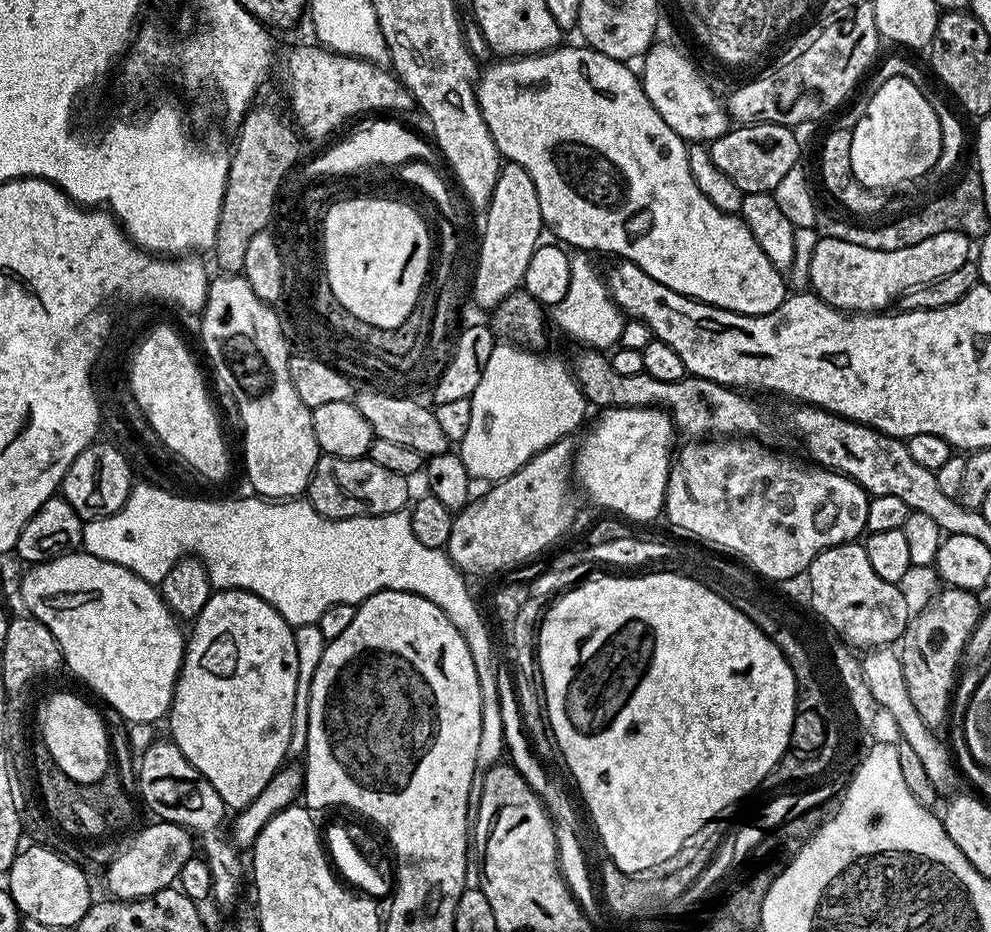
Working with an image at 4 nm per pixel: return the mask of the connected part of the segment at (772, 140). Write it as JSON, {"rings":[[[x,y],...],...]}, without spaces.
{"rings":[[[746,124],[733,127],[726,135],[711,141],[707,149],[714,166],[718,166],[718,170],[722,170],[722,174],[726,174],[726,178],[730,178],[741,192],[775,193],[778,182],[782,182],[782,178],[801,163],[800,140],[792,132],[795,131],[787,124]]]}

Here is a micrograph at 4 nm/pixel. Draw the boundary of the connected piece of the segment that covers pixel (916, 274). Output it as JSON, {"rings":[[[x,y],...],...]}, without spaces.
{"rings":[[[961,232],[934,234],[917,244],[894,246],[890,250],[870,250],[870,246],[854,246],[854,242],[825,236],[818,240],[810,259],[809,285],[820,299],[841,312],[880,314],[891,309],[901,296],[933,284],[969,263],[971,248],[973,251],[973,241]]]}

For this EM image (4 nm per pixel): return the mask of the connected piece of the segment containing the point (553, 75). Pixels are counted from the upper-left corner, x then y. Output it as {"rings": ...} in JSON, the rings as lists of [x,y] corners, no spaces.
{"rings":[[[557,46],[550,52],[541,52],[539,56],[518,56],[515,58],[497,59],[495,61],[497,64],[489,63],[487,65],[489,68],[485,70],[484,77],[482,77],[482,72],[478,83],[475,85],[478,106],[481,107],[482,116],[484,116],[486,124],[490,128],[490,134],[493,135],[494,142],[497,144],[497,150],[500,151],[501,157],[503,157],[507,163],[522,166],[522,170],[526,170],[526,174],[530,174],[530,178],[534,178],[534,186],[538,190],[538,206],[542,210],[542,218],[544,219],[544,228],[547,229],[547,231],[552,231],[553,234],[557,236],[553,237],[555,237],[555,239],[559,241],[561,245],[567,246],[569,249],[576,248],[572,250],[579,250],[584,254],[593,254],[592,252],[613,252],[613,257],[634,262],[639,266],[639,268],[646,270],[646,274],[650,274],[650,278],[654,278],[658,282],[662,282],[662,286],[670,286],[670,290],[678,290],[678,294],[690,296],[694,300],[701,300],[703,304],[713,304],[714,306],[725,308],[731,312],[737,312],[743,316],[765,316],[774,310],[778,310],[778,306],[782,306],[782,302],[784,301],[784,297],[786,295],[785,277],[782,275],[780,270],[774,267],[770,258],[763,253],[761,246],[754,238],[754,234],[751,233],[741,217],[730,212],[718,210],[718,206],[714,206],[714,202],[710,202],[710,198],[706,198],[706,194],[702,194],[702,190],[698,190],[698,186],[694,182],[694,174],[690,170],[690,153],[688,153],[689,145],[685,143],[685,141],[681,140],[678,134],[674,134],[674,130],[670,130],[670,126],[666,126],[666,122],[662,122],[662,118],[658,114],[658,110],[654,110],[654,106],[650,102],[650,98],[646,98],[641,77],[637,75],[637,73],[635,76],[635,74],[628,69],[631,67],[629,67],[627,63],[607,57],[606,54],[596,52],[592,47],[564,47],[565,46]]]}

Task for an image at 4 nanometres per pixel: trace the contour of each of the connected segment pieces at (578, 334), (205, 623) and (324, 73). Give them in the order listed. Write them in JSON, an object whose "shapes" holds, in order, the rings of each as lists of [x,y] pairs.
{"shapes":[[[[576,254],[571,257],[569,261],[571,280],[570,286],[567,287],[566,298],[562,298],[562,302],[554,305],[550,316],[555,327],[557,324],[566,335],[581,340],[581,345],[597,350],[608,350],[619,341],[625,317],[616,307],[612,297],[609,296],[605,279],[601,273],[599,276],[595,266],[588,260],[591,259],[584,254]]],[[[221,588],[213,591],[212,597],[206,602],[206,606],[202,606],[191,628],[192,636],[190,632],[186,640],[184,661],[176,679],[176,689],[172,695],[172,707],[168,710],[166,725],[168,724],[169,730],[172,731],[172,743],[176,744],[186,759],[208,779],[210,786],[218,790],[225,809],[239,810],[250,806],[250,802],[254,802],[254,798],[258,798],[258,794],[266,790],[270,778],[274,778],[274,774],[280,771],[287,757],[294,718],[295,691],[298,687],[298,651],[295,650],[294,629],[291,624],[284,621],[282,614],[278,614],[278,610],[274,610],[274,606],[241,588]]],[[[323,46],[315,47],[296,48],[288,60],[288,76],[292,79],[291,115],[295,127],[305,137],[308,135],[320,140],[359,112],[380,114],[383,108],[404,112],[413,107],[413,99],[406,86],[384,64],[337,54]]]]}

